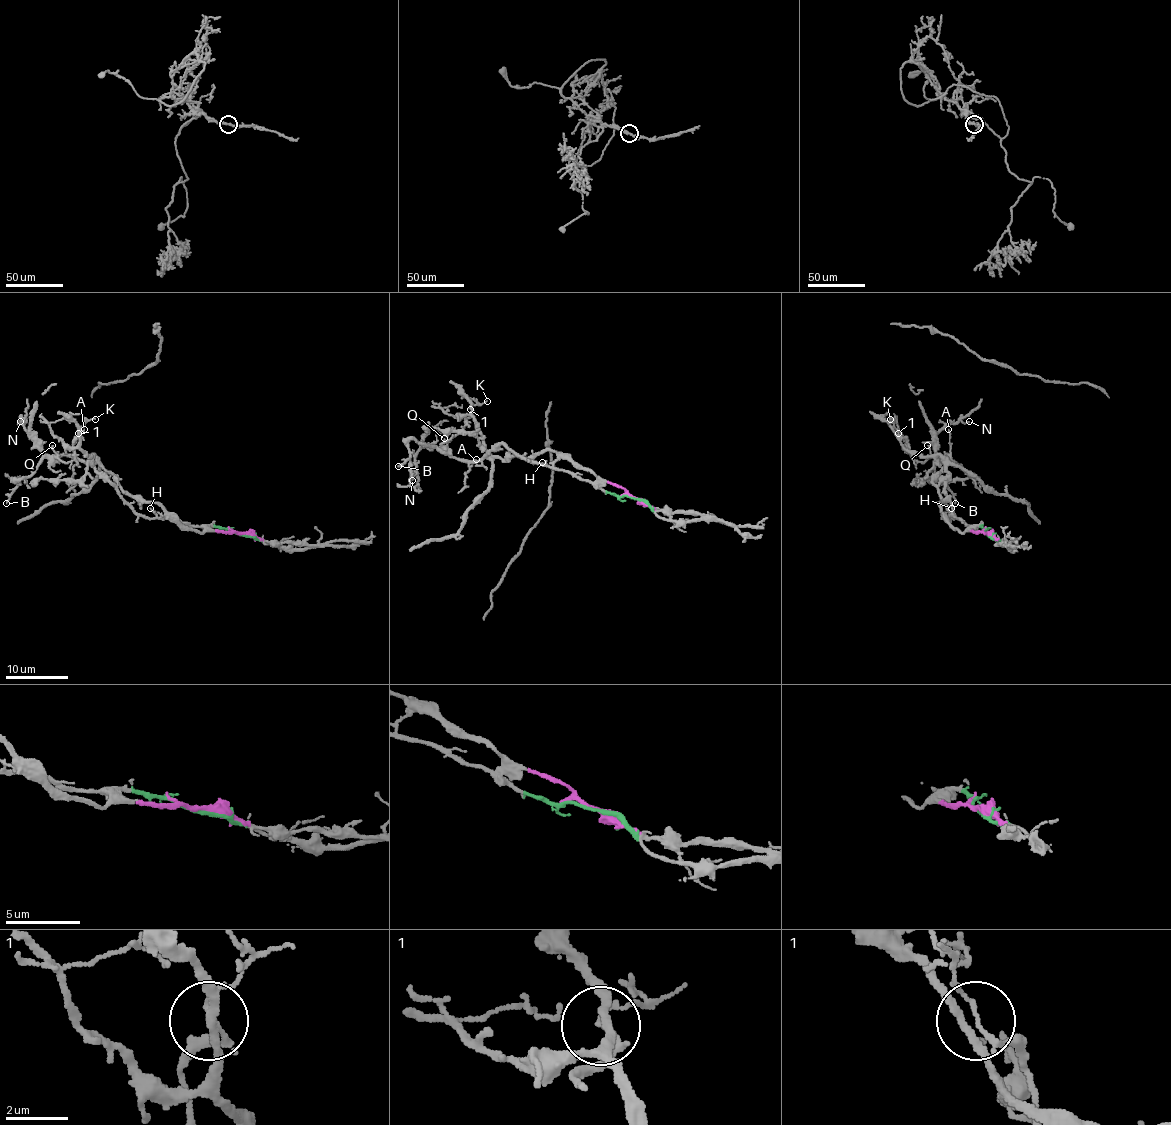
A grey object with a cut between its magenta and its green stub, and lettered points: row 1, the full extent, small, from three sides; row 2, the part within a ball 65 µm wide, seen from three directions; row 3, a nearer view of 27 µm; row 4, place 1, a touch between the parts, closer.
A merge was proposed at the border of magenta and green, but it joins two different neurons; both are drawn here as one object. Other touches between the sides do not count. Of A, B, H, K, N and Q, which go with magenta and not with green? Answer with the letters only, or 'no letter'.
no letter

